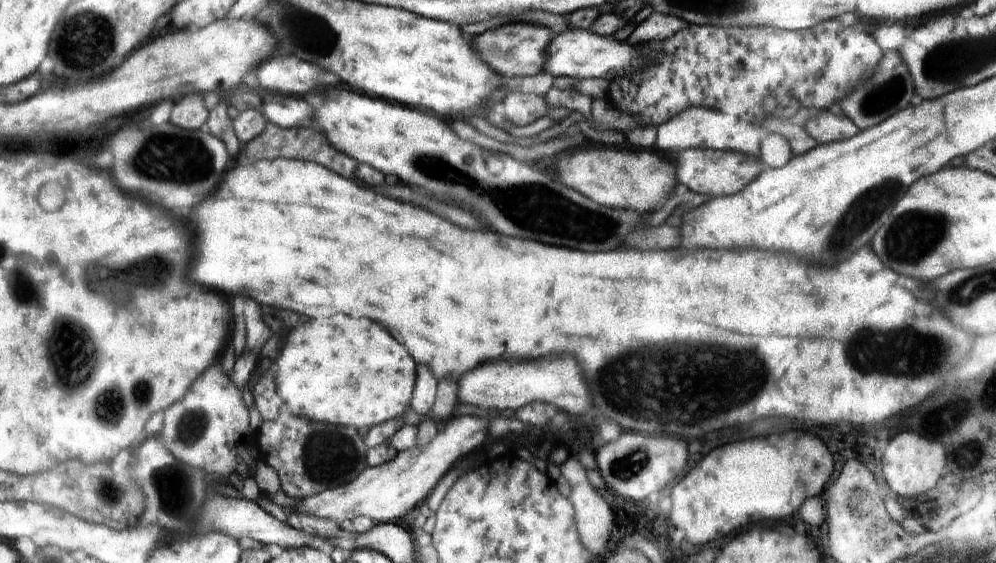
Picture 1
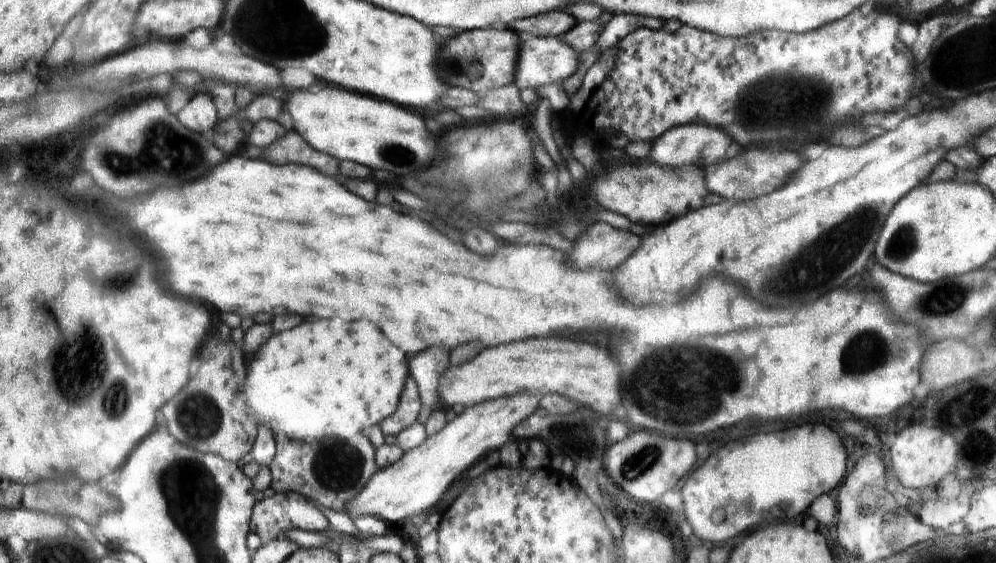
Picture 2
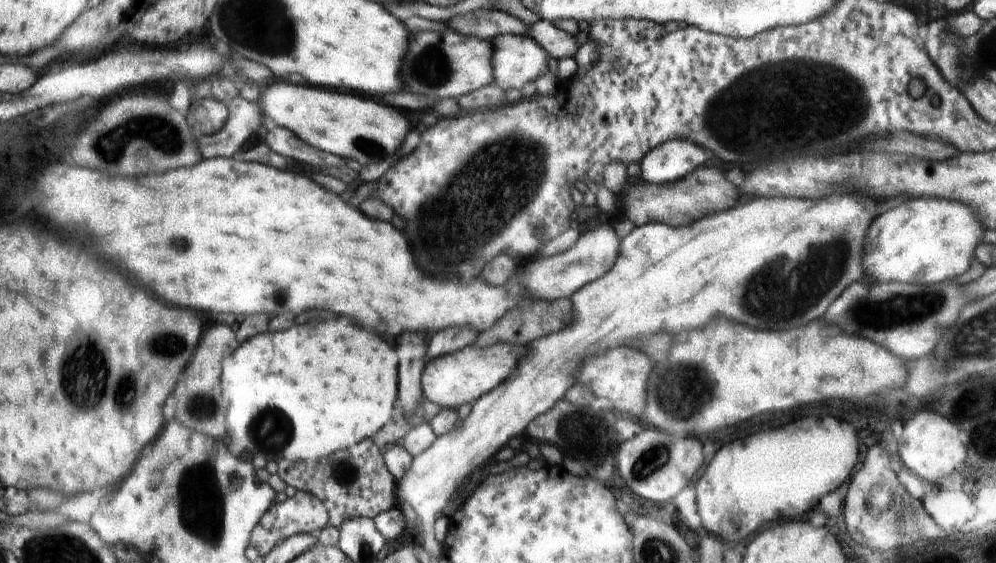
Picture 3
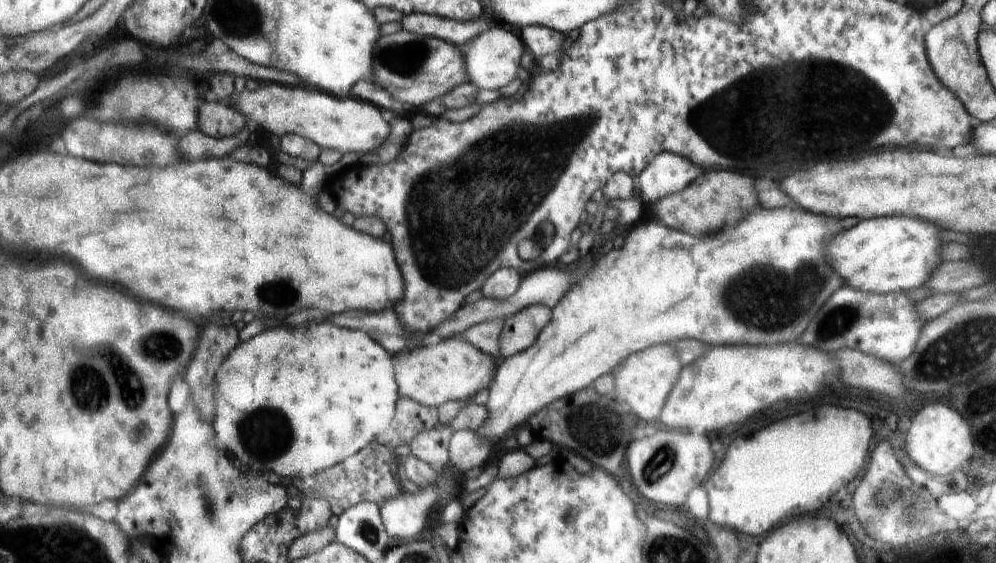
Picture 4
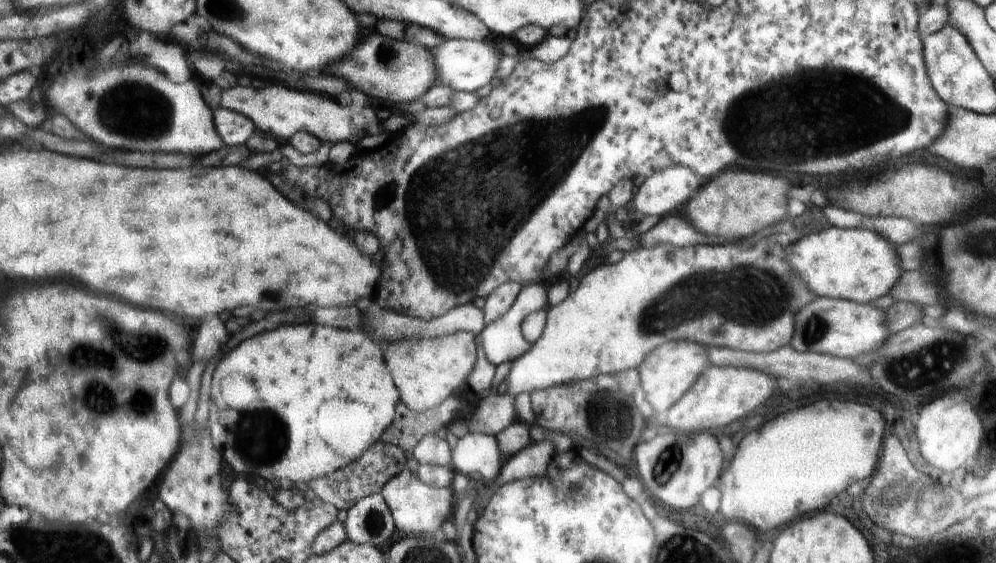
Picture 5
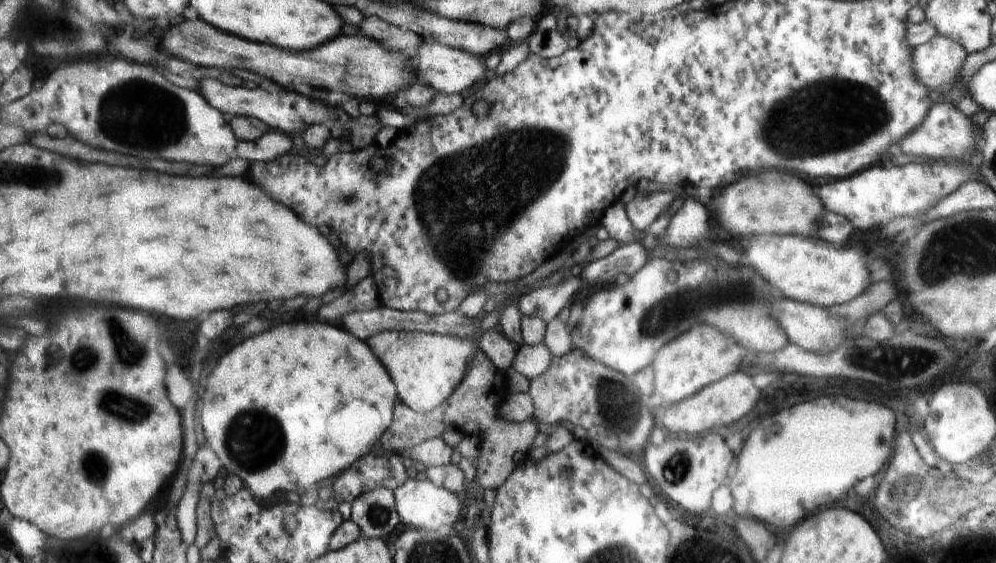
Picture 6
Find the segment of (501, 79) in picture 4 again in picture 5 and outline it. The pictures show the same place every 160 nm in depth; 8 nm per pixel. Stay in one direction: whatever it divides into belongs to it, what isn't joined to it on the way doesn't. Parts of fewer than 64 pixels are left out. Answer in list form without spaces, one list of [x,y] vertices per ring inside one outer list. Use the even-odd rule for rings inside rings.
[[[444,39],[442,41],[442,44],[439,44],[434,50],[432,50],[432,54],[434,54],[434,60],[436,62],[436,68],[438,68],[438,81],[444,85],[448,85],[451,86],[456,92],[460,92],[460,91],[464,91],[467,93],[474,93],[476,90],[478,90],[478,88],[482,88],[482,86],[486,86],[486,84],[490,84],[490,80],[492,80],[492,78],[494,78],[494,74],[496,74],[496,68],[498,68],[498,62],[500,62],[500,54],[498,54],[498,52],[496,52],[496,50],[494,50],[494,46],[492,46],[492,44],[488,44],[488,41],[492,41],[492,39],[490,40],[486,40],[486,41],[471,41],[468,39]]]

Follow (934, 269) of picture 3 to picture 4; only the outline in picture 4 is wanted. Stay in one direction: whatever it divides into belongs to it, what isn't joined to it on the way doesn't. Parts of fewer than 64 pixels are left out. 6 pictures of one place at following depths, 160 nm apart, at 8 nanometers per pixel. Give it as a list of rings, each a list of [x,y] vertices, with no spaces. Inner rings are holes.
[[[902,215],[862,219],[862,222],[858,222],[854,228],[839,232],[838,237],[828,241],[825,246],[825,256],[832,264],[832,268],[836,270],[835,273],[843,280],[843,284],[855,291],[881,295],[898,291],[905,292],[923,286],[932,269],[938,266],[938,262],[940,262],[940,258],[938,258],[938,250],[940,250],[938,232],[940,230],[938,230],[938,226],[934,226],[933,222],[918,220],[918,218],[906,218]]]

